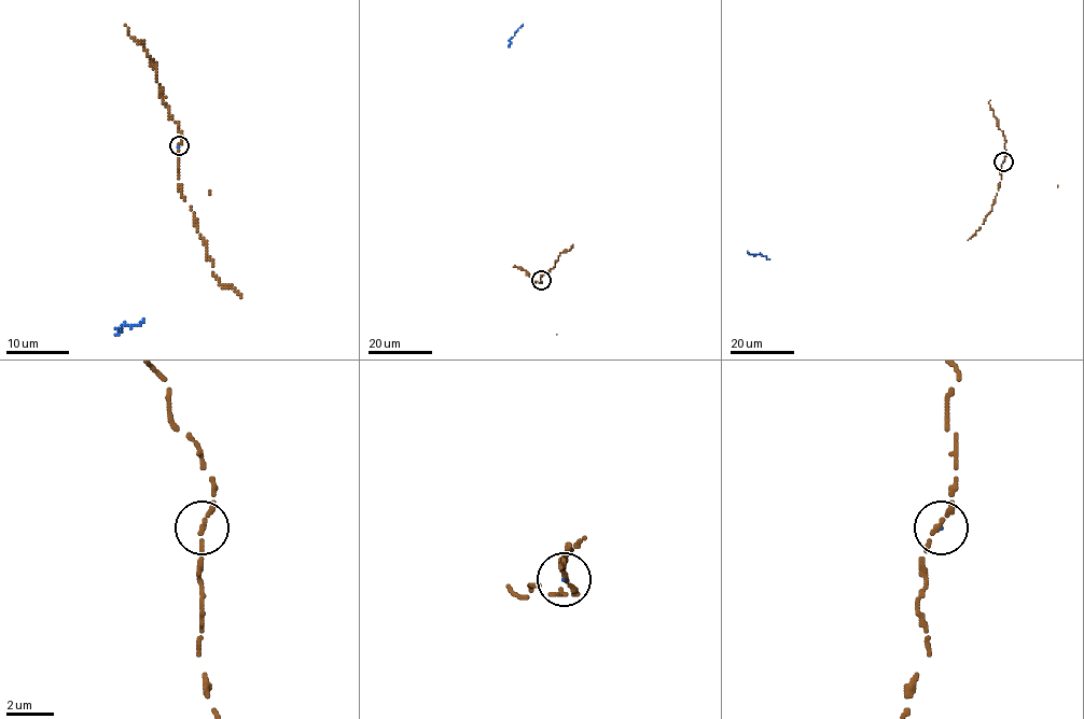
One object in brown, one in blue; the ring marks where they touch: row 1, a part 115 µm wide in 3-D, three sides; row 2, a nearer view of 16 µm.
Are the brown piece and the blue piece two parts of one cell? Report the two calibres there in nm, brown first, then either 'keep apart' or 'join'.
240/50 nm | join

